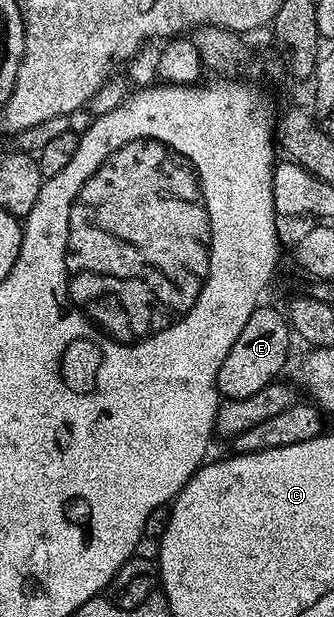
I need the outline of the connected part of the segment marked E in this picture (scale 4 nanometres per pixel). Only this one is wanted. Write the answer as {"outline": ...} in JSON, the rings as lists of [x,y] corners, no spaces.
{"outline":[[[267,304],[257,306],[250,320],[246,320],[246,328],[238,332],[238,340],[234,340],[234,348],[226,352],[226,360],[222,360],[222,368],[218,368],[217,391],[228,400],[254,396],[254,392],[262,392],[262,388],[266,388],[281,377],[280,373],[288,362],[288,345],[291,342],[294,342],[294,334],[287,317]]]}

